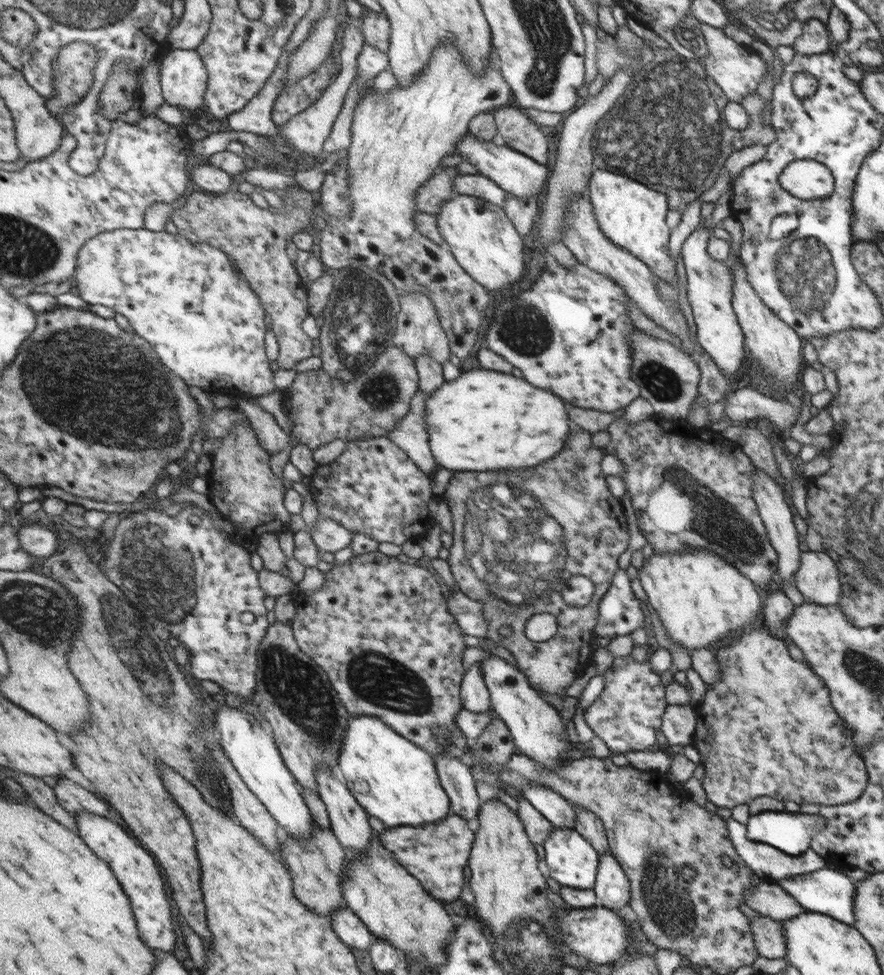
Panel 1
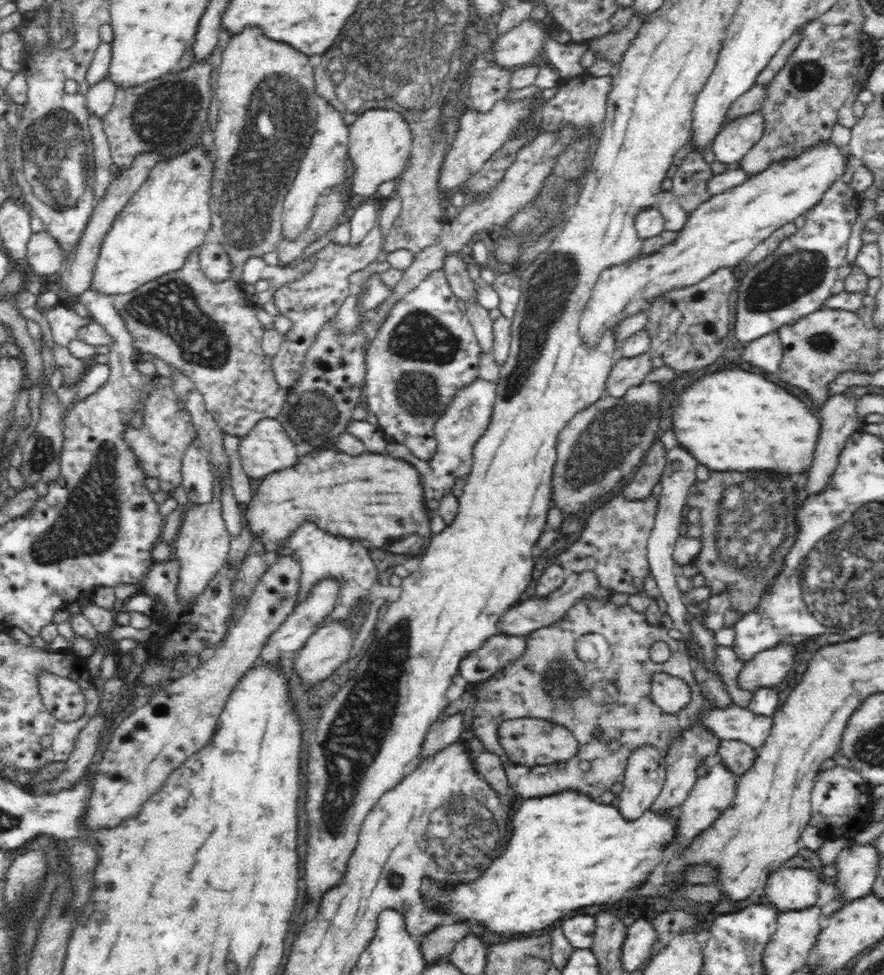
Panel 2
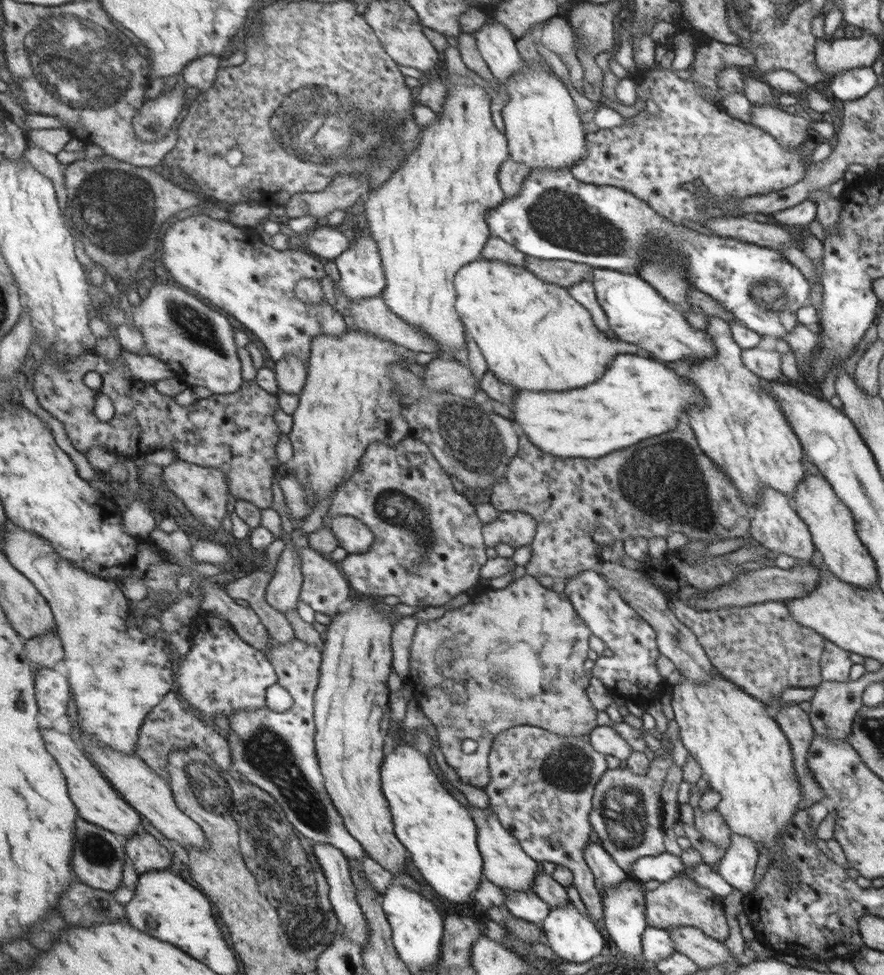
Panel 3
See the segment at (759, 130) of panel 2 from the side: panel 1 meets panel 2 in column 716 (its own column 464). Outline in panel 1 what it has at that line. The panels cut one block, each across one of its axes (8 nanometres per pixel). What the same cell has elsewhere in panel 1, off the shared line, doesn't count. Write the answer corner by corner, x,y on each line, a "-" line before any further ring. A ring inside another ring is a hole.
466,134
466,138
462,138
458,142
458,154
474,164
478,169
478,173
486,178
491,178
499,187
502,187
506,192
512,193
520,198
538,197
548,169
542,163
538,163
535,159
530,158
520,151
514,150
507,145
498,146
494,142
486,142
486,140
478,140
472,134

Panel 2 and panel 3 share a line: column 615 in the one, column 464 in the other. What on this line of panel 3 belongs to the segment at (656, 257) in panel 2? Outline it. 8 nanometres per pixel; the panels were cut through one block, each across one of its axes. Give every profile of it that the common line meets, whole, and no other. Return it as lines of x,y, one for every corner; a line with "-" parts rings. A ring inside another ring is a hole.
483,256
481,260
470,262
470,266
466,266
466,270
462,270
462,274
458,274
458,314
462,314
462,322
466,322
466,330
470,330
469,336
478,344
484,360
492,374
496,374
496,378
500,378
500,382
514,386
517,390
532,390
532,392
566,392
572,388
582,388
586,384
596,382
602,372
606,372
606,368
610,366
610,362
614,360
617,354
640,354
638,346
628,342
610,339
593,321
593,315
589,310
586,310
582,303
569,293
568,289
554,285
553,283
546,283
538,276
522,266
512,266
506,262
498,262
498,260
486,260

